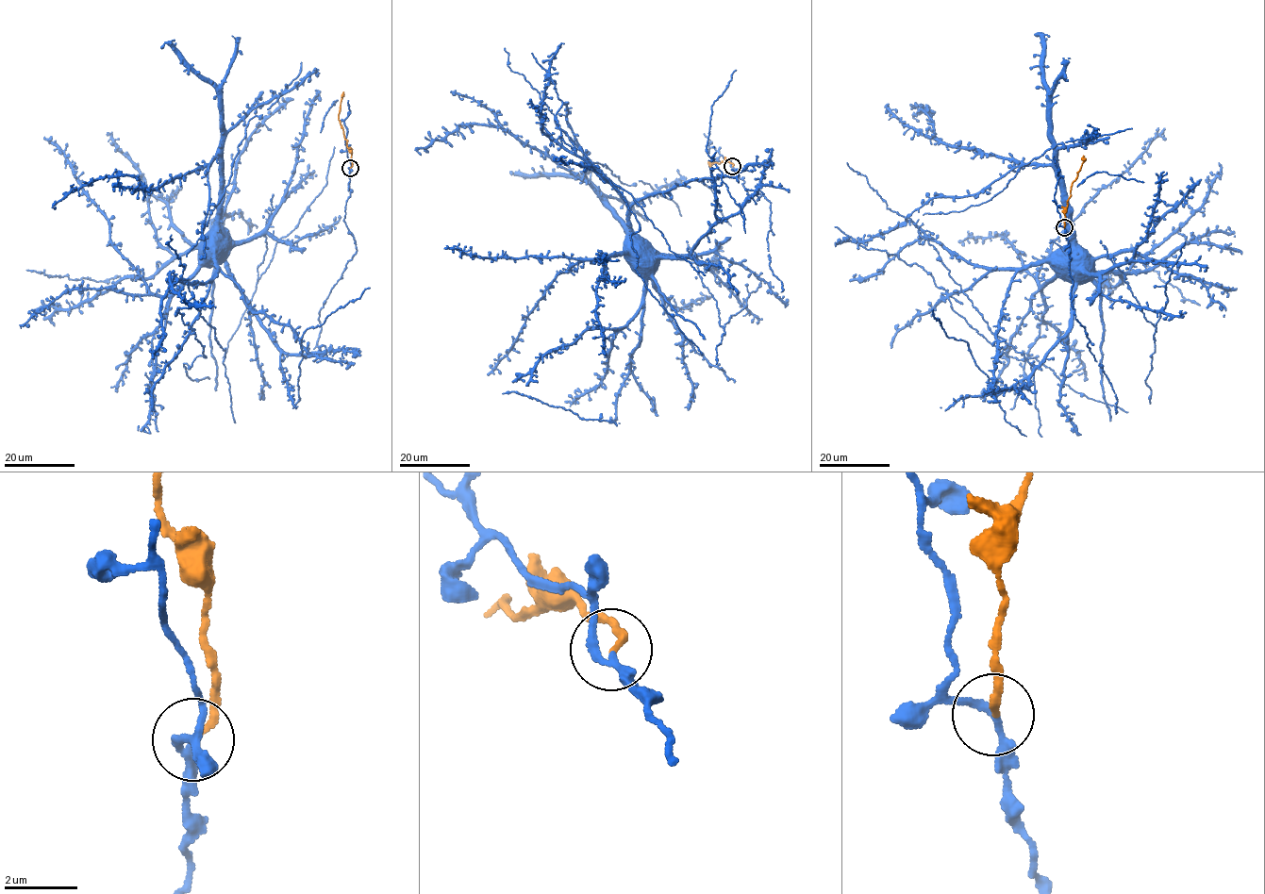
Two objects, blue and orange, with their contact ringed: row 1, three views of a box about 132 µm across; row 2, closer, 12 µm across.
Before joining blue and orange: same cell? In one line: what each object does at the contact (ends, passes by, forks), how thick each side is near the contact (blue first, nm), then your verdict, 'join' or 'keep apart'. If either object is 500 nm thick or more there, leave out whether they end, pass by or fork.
blue passes by; orange ends; calibres 190 and 180 nm; keep apart

